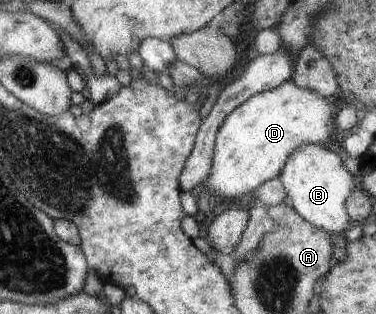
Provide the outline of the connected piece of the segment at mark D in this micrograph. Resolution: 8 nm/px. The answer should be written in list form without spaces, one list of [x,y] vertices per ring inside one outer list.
[[[289,80],[274,88],[273,90],[268,90],[255,96],[252,96],[244,102],[241,106],[238,106],[226,119],[225,122],[221,125],[218,135],[216,136],[216,141],[214,144],[214,157],[212,162],[212,167],[210,170],[210,175],[206,178],[206,182],[203,184],[206,187],[206,190],[209,193],[209,190],[215,190],[215,195],[222,196],[223,198],[239,198],[240,200],[246,200],[249,195],[255,194],[255,190],[259,185],[267,182],[268,180],[278,177],[283,170],[283,167],[286,165],[287,160],[291,158],[291,155],[303,145],[324,145],[329,142],[331,138],[336,139],[334,134],[334,116],[337,114],[338,106],[334,101],[328,97],[321,96],[318,92],[308,88],[301,88],[299,85],[295,84],[295,81]]]

